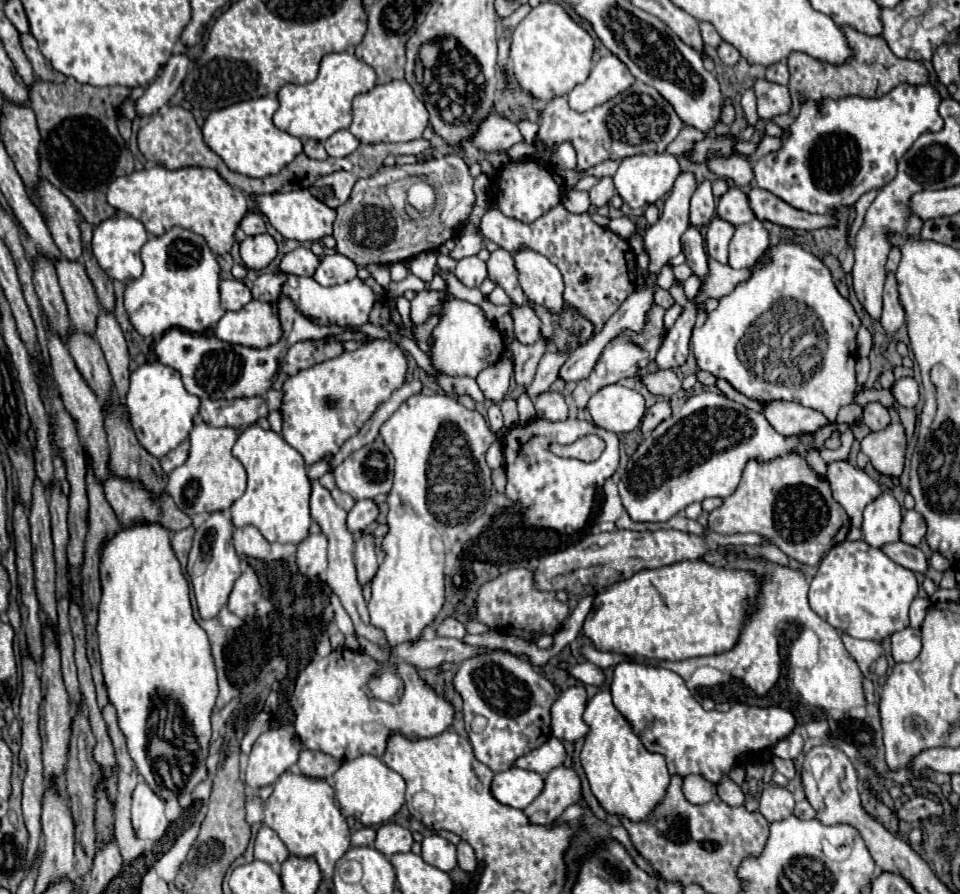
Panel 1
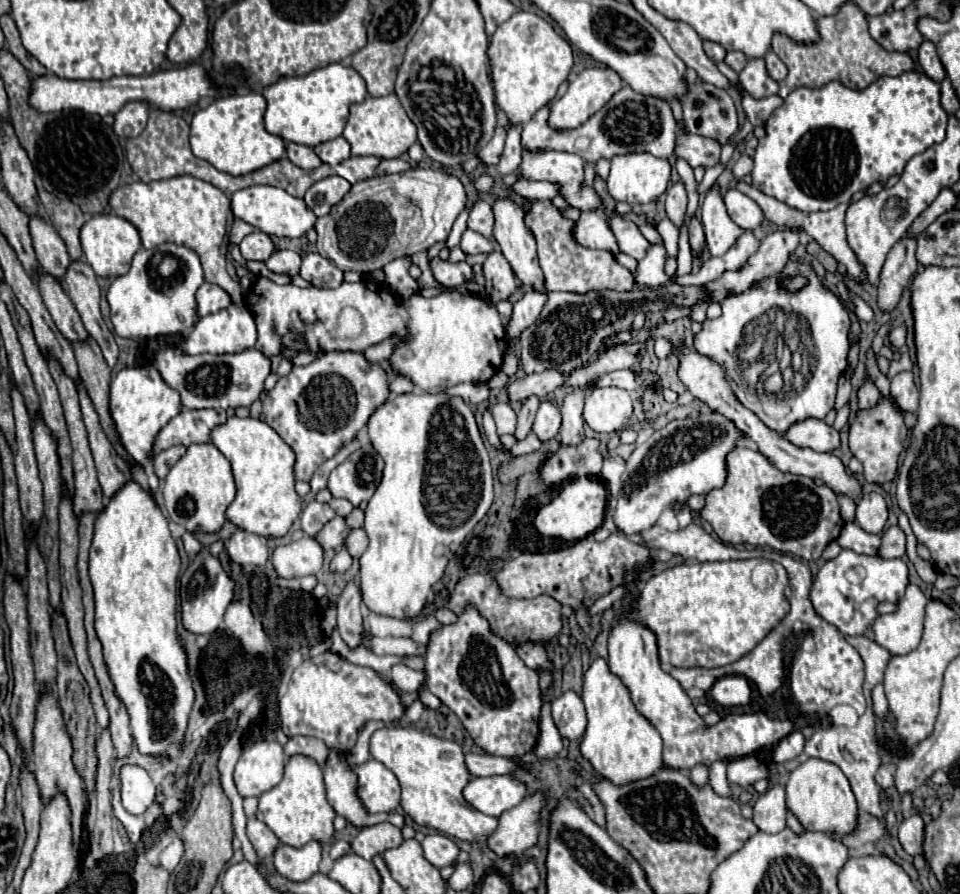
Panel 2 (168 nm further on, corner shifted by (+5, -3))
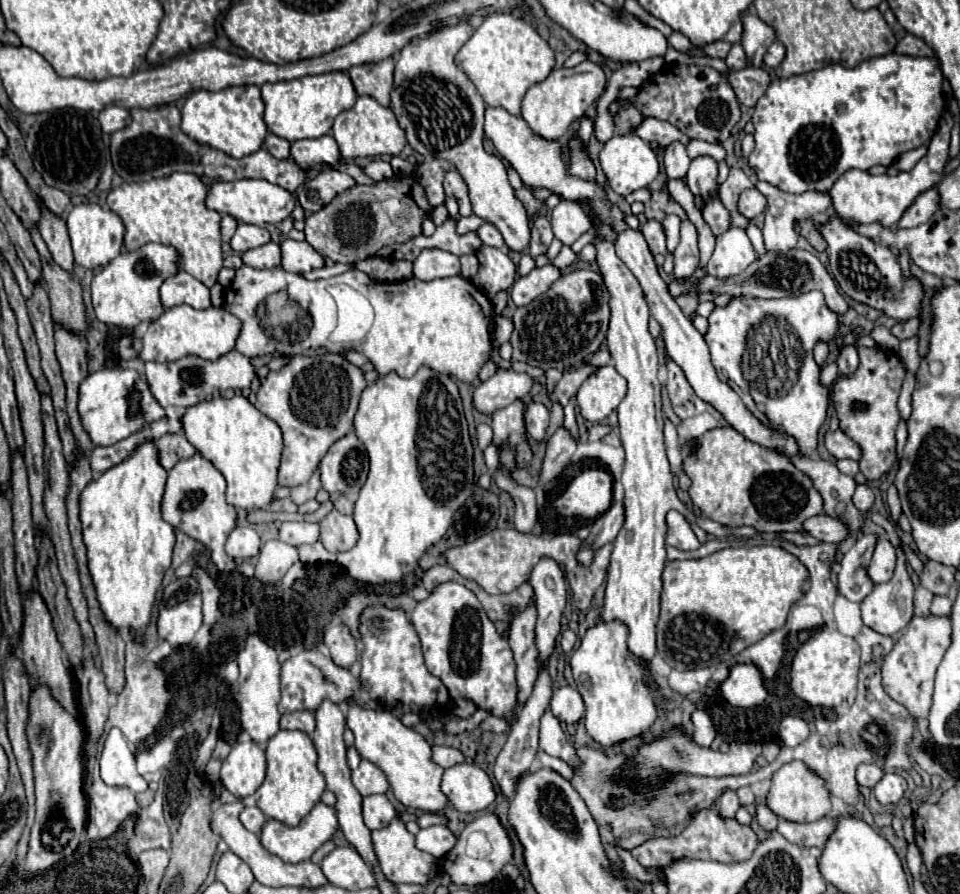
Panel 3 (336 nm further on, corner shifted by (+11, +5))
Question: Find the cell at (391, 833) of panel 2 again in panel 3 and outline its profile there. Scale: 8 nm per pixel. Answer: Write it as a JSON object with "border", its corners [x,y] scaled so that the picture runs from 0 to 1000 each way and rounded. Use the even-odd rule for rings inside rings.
{"border":[[[402,889],[379,891],[377,909],[379,909],[379,921],[385,930],[400,927],[404,925],[404,921],[408,921],[408,916],[413,916],[413,905]]]}

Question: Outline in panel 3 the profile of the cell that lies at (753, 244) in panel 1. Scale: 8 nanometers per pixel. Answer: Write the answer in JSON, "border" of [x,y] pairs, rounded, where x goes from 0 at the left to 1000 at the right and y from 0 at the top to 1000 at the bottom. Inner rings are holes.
{"border":[[[763,254],[746,265],[746,279],[738,292],[738,305],[756,312],[773,305],[788,290],[788,281],[775,256]]]}

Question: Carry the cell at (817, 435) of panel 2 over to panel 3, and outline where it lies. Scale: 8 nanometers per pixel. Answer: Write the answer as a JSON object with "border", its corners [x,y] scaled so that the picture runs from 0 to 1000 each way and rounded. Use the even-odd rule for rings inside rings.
{"border":[[[875,480],[873,482],[860,482],[858,484],[858,498],[863,502],[863,507],[871,513],[896,513],[896,500],[885,491],[881,489]]]}

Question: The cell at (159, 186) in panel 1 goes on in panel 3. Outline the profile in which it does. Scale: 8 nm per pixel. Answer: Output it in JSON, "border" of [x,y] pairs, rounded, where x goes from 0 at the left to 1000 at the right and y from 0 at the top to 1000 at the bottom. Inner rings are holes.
{"border":[[[181,191],[171,200],[156,200],[146,205],[127,205],[113,216],[113,232],[127,245],[131,254],[129,276],[142,281],[152,272],[171,272],[185,279],[190,290],[190,301],[200,310],[221,321],[227,314],[227,303],[231,301],[231,279],[229,279],[229,245],[227,236],[215,232],[217,209],[206,196]]]}

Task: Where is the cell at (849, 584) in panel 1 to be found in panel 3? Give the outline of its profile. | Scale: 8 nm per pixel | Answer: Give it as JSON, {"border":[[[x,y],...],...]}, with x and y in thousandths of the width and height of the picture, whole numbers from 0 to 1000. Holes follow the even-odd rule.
{"border":[[[917,603],[904,634],[904,645],[913,654],[923,652],[925,648],[929,648],[931,634],[933,634],[933,616],[925,603]]]}

